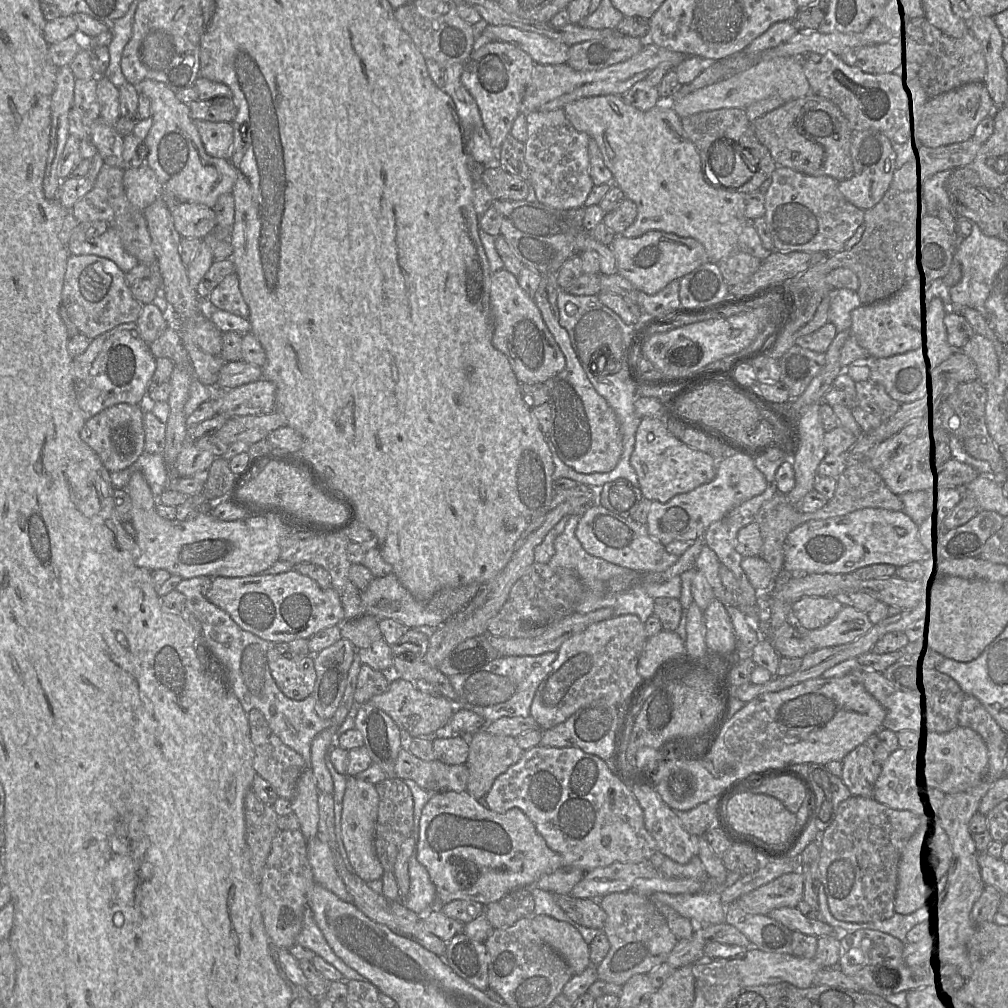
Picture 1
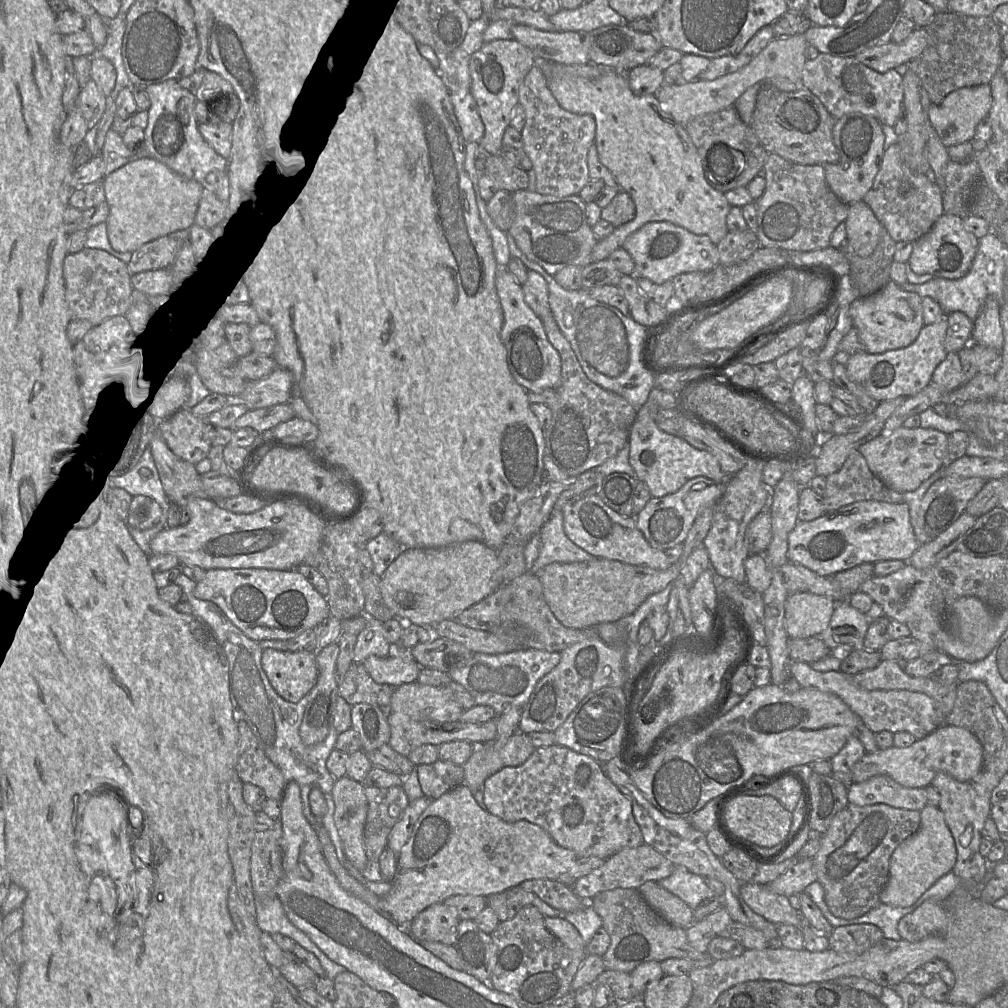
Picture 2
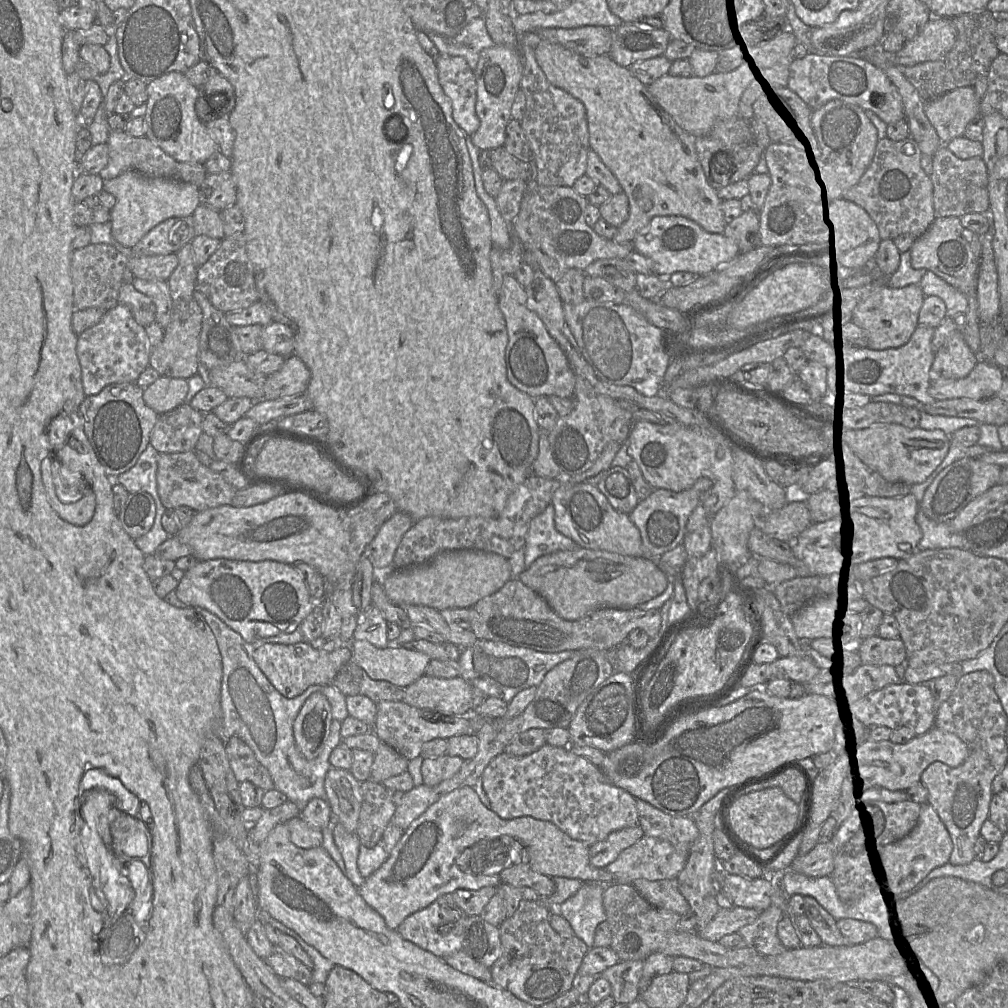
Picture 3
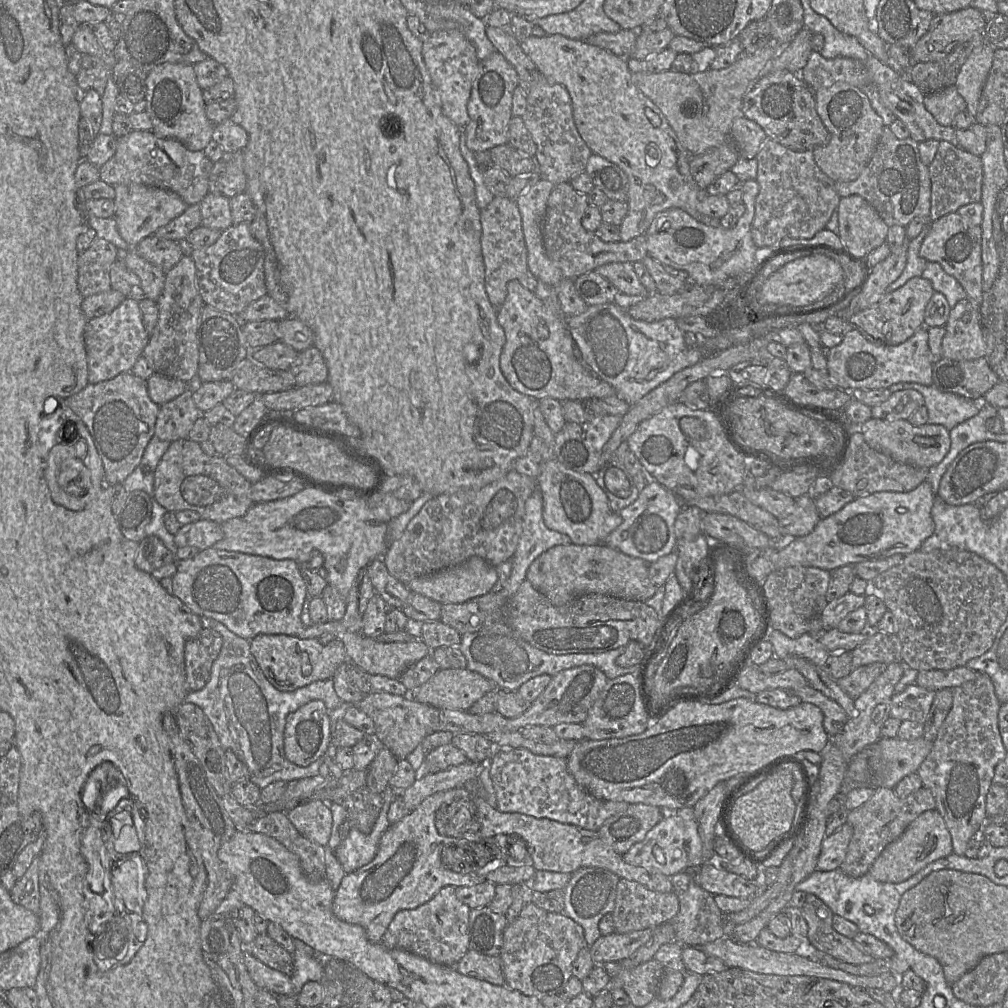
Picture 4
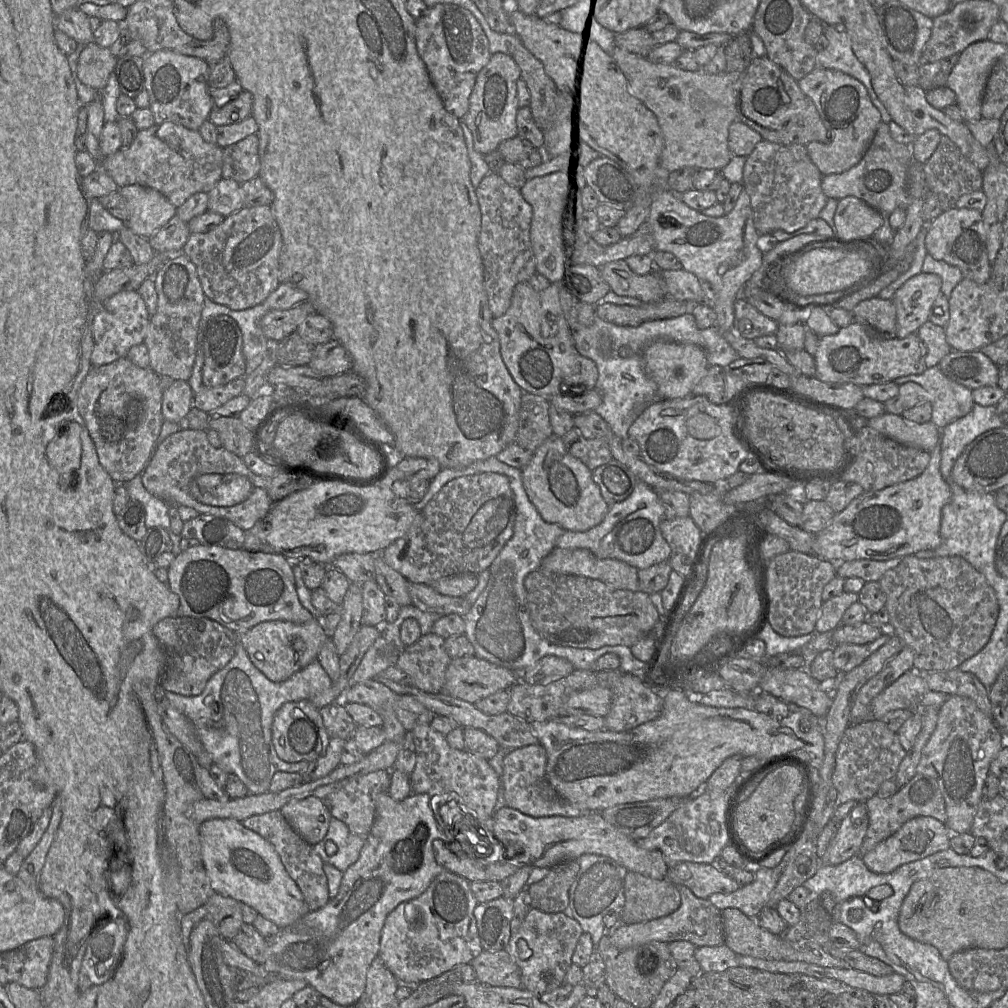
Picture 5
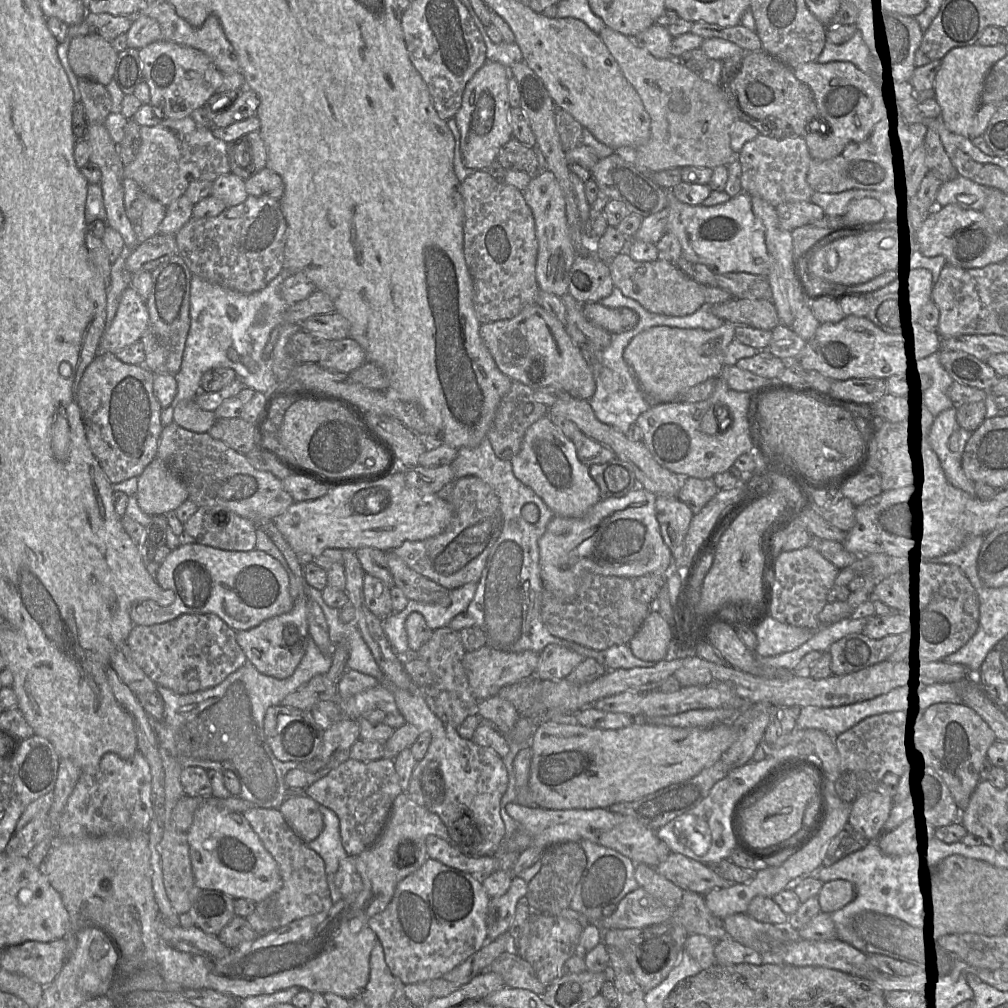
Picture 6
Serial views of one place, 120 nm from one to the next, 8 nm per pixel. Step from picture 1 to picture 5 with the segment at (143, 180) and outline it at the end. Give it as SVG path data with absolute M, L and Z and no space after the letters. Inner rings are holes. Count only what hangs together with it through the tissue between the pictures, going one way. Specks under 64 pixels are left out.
M132 184L118 187L118 192L129 212L126 226L133 233L146 239L149 239L177 213L177 207L155 189Z

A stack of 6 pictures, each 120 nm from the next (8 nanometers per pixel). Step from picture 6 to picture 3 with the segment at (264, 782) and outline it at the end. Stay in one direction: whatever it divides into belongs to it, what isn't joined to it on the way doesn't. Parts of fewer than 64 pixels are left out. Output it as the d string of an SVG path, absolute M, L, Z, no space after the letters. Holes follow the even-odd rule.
M200 608L199 613L212 630L222 657L221 717L215 726L220 739L224 743L234 736L243 740L260 764L269 771L274 788L282 792L287 800L295 803L299 811L312 798L326 800L324 781L331 767L329 757L332 750L341 744L341 722L349 715L346 696L332 684L311 685L302 694L291 699L282 696L254 661L254 645L246 642L210 611ZM314 692L320 692L328 699L333 720L322 751L316 758L307 760L296 747L293 723L304 702Z

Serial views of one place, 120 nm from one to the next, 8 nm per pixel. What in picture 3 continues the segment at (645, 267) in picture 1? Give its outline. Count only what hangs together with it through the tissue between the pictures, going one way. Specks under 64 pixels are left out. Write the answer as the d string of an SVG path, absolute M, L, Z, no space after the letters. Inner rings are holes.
M654 216L633 239L635 251L650 259L653 273L671 276L674 272L708 274L734 260L740 250L732 239L723 234L709 233L694 221L683 216Z

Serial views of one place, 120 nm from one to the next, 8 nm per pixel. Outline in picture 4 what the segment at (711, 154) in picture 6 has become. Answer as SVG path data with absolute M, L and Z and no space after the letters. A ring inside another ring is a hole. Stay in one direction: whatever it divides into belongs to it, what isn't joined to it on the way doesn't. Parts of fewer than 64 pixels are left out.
M773 44L753 53L743 54L728 68L708 69L684 74L673 70L660 73L631 74L636 87L662 112L683 148L696 156L717 147L730 138L734 119L742 117L744 97L752 85L764 75L770 62L788 44Z

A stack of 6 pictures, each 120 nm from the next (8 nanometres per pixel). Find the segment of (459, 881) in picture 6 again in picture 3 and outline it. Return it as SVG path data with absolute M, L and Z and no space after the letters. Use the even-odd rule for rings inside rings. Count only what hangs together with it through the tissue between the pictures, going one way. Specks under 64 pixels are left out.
M451 894L442 895L427 907L409 915L396 930L404 939L443 958L463 949L466 917L452 900Z

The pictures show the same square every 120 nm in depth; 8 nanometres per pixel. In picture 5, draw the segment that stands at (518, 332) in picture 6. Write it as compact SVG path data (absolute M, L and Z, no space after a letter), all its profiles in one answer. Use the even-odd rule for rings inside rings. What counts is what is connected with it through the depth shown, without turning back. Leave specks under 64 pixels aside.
M570 280L559 285L551 284L540 292L533 290L527 282L519 283L514 288L511 304L506 313L492 320L492 327L499 336L502 360L523 392L550 398L562 395L566 391L572 390L573 395L577 395L597 388L599 376L597 366L578 352L572 331L560 306L560 295L565 290L570 290Z

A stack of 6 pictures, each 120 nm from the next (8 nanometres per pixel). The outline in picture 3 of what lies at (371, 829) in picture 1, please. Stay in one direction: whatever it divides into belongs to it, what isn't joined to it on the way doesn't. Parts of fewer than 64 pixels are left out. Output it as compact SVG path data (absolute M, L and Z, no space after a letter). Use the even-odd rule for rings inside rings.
M331 766L325 776L326 801L333 817L349 833L355 833L358 824L362 804L360 784L349 770L341 768Z

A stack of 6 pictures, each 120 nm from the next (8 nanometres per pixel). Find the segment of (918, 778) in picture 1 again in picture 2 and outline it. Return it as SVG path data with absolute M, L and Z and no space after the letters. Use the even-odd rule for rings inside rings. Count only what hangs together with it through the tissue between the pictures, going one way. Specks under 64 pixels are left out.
M877 775L848 787L848 802L857 806L876 803L921 811L928 805L926 787L904 787L887 775Z

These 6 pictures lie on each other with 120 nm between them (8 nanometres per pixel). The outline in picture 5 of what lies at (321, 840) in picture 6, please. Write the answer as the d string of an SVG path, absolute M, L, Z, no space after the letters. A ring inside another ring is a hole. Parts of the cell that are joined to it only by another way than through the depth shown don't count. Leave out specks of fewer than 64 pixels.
M331 817L326 836L313 847L324 863L331 864L344 873L359 859L367 837L350 832L345 823ZM328 842L333 842L337 847L337 851L333 855L328 855L326 852L326 844Z

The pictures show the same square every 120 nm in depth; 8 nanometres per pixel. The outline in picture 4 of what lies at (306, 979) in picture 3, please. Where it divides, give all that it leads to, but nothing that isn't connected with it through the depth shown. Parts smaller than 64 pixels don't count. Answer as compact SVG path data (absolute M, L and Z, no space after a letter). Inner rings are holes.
M258 934L255 940L244 949L274 970L286 975L291 975L294 970L292 954L267 934Z

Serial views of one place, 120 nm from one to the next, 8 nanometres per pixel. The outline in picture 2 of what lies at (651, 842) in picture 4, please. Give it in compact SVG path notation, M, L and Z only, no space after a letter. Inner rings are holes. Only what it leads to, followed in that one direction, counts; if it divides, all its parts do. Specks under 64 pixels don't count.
M644 843L637 847L623 848L606 859L604 865L588 875L580 877L572 886L573 891L583 900L591 901L598 893L616 888L638 889L647 881L659 882L670 876L675 865L652 846Z

